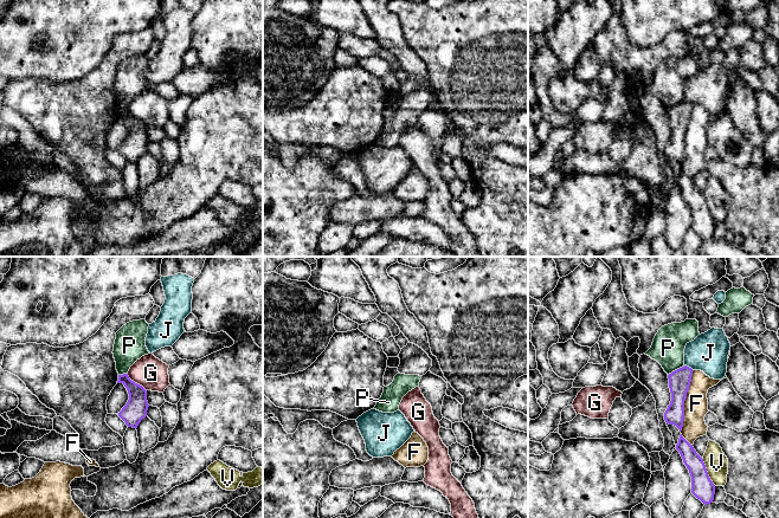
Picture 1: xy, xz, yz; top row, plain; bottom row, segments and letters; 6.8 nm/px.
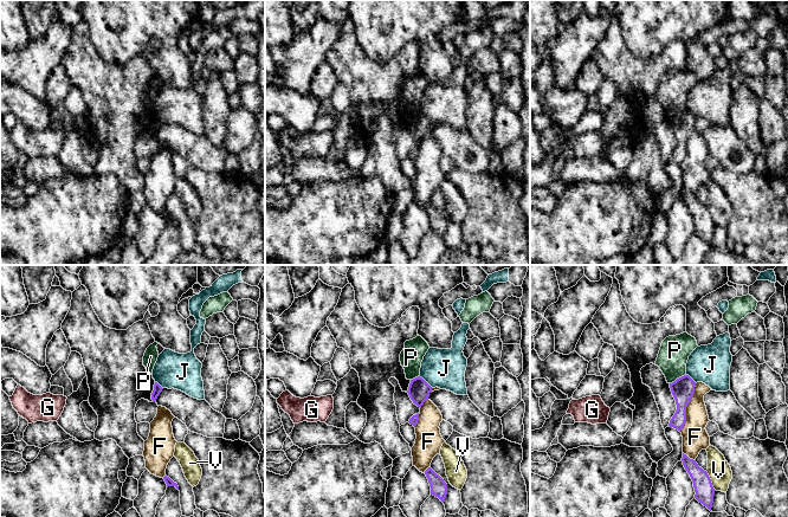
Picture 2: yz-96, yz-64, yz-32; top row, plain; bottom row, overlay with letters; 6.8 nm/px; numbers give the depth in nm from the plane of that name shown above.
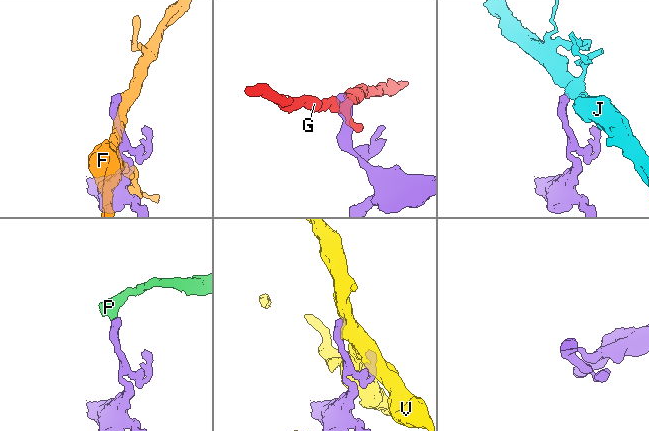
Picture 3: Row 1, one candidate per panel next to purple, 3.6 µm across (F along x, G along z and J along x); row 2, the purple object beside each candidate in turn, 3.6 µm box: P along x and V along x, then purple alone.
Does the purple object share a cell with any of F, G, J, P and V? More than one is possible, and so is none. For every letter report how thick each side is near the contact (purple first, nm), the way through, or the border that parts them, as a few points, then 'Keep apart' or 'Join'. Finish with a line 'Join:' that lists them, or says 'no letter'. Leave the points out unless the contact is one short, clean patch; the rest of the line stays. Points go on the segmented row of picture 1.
F: Thickness 150 nm (purple) against 160 nm. Keep apart
G: Thickness 150 nm (purple) against 220 nm. Boundary: xy (127, 374), (146, 390). Keep apart
J: Thickness 150 nm (purple) against 260 nm. Boundary: yz (684, 364), (693, 369). Keep apart
P: Thickness 150 nm (purple) against 220 nm. Boundary: yz (684, 366), (668, 375). Keep apart
V: Thickness 160 nm (purple) against 160 nm. Keep apart
Join: no letter

